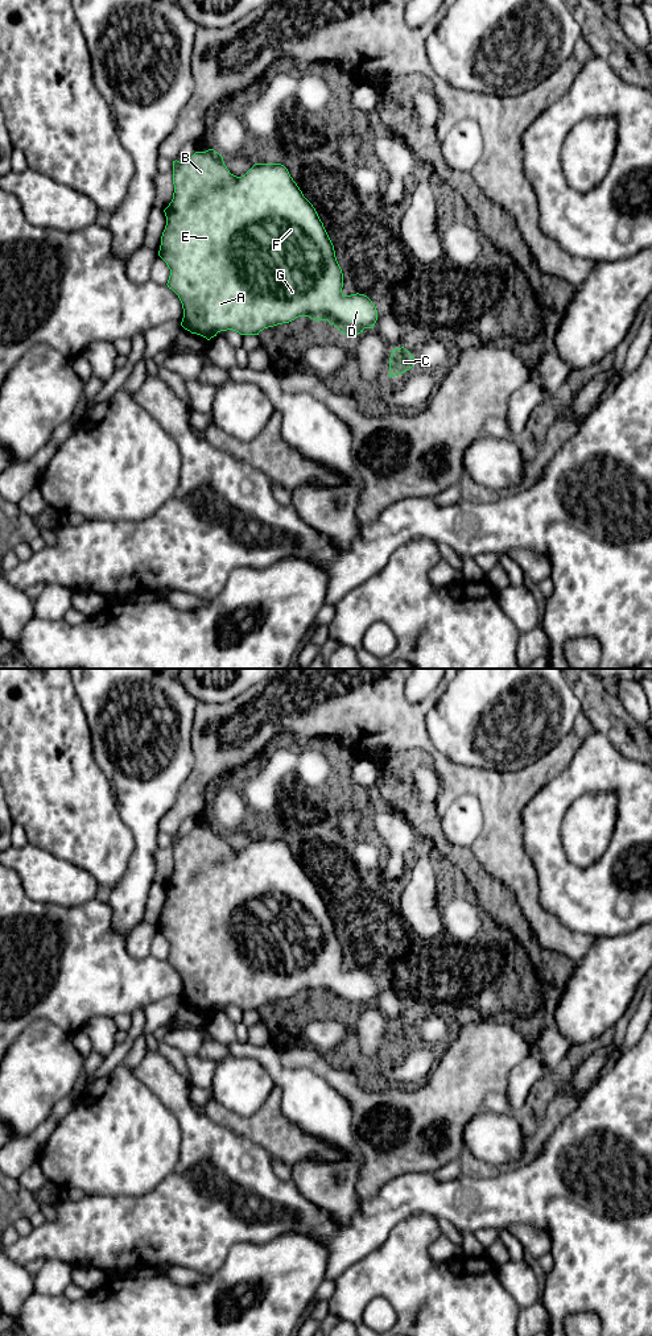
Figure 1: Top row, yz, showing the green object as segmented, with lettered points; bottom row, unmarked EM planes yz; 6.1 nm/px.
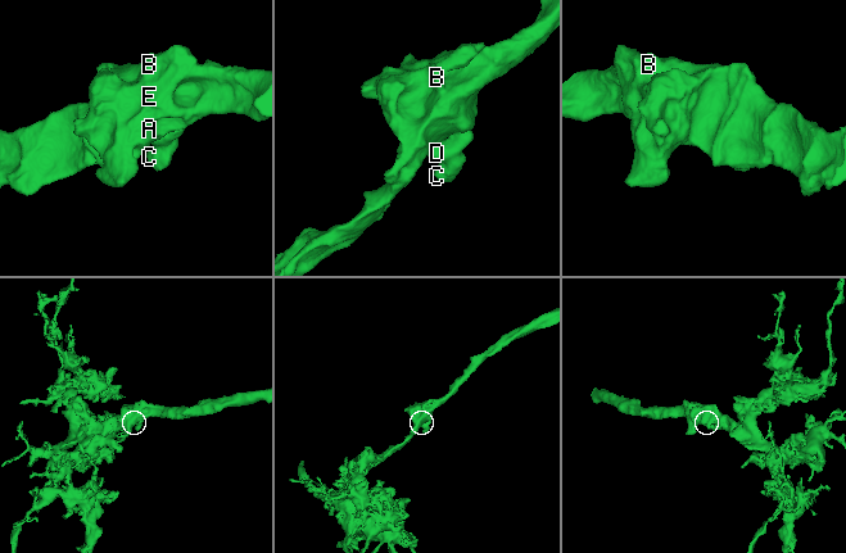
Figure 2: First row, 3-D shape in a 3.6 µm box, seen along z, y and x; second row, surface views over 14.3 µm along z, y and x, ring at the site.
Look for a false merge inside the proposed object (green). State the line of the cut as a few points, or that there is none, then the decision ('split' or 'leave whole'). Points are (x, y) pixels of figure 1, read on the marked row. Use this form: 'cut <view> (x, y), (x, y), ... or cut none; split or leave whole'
cut none; leave whole

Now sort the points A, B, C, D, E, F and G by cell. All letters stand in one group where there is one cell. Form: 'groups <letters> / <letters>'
groups A B C D E F G

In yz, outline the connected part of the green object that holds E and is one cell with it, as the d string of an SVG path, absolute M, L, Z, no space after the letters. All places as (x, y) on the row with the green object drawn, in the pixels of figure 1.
M214 149L195 152L185 161L173 161L174 193L169 206L164 210L166 226L161 236L158 256L170 269L168 288L179 298L183 309L181 326L191 334L201 335L210 340L220 331L232 330L240 335L259 335L260 331L282 323L289 323L298 317L309 317L313 320L327 320L341 332L355 336L364 328L374 328L377 320L377 310L372 301L364 294L344 295L343 273L337 261L334 245L321 222L313 204L304 197L297 183L290 177L288 169L281 164L255 164L244 175L236 177L224 165L223 157Z

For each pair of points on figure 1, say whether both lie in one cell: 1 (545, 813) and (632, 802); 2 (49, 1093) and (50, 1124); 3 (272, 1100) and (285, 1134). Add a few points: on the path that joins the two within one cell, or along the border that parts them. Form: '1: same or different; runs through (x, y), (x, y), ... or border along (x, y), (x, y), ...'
1: same; runs through (568, 790), (576, 782), (614, 782)
2: different; border along (73, 1095), (65, 1096), (27, 1134)
3: same; runs through (272, 1108), (272, 1121), (277, 1126)

